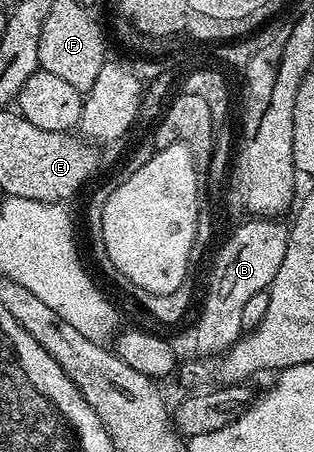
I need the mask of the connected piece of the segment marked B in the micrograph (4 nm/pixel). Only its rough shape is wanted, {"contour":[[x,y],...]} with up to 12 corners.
{"contour":[[288,223],[219,246],[195,326],[203,356],[244,333],[245,304],[285,260]]}

